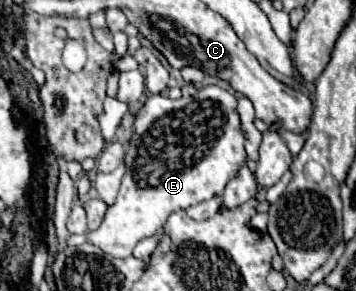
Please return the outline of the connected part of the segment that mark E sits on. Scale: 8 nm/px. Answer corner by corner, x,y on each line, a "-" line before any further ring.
219,86
199,88
195,96
185,96
179,100
171,100
167,94
151,94
135,112
133,136
125,154
125,176
117,200
107,208
103,224
97,230
87,232
89,242
113,258
127,258
139,240
163,230
171,212
185,210
213,196
221,196
225,184
247,164
247,154
243,148
245,136
235,108
237,98

